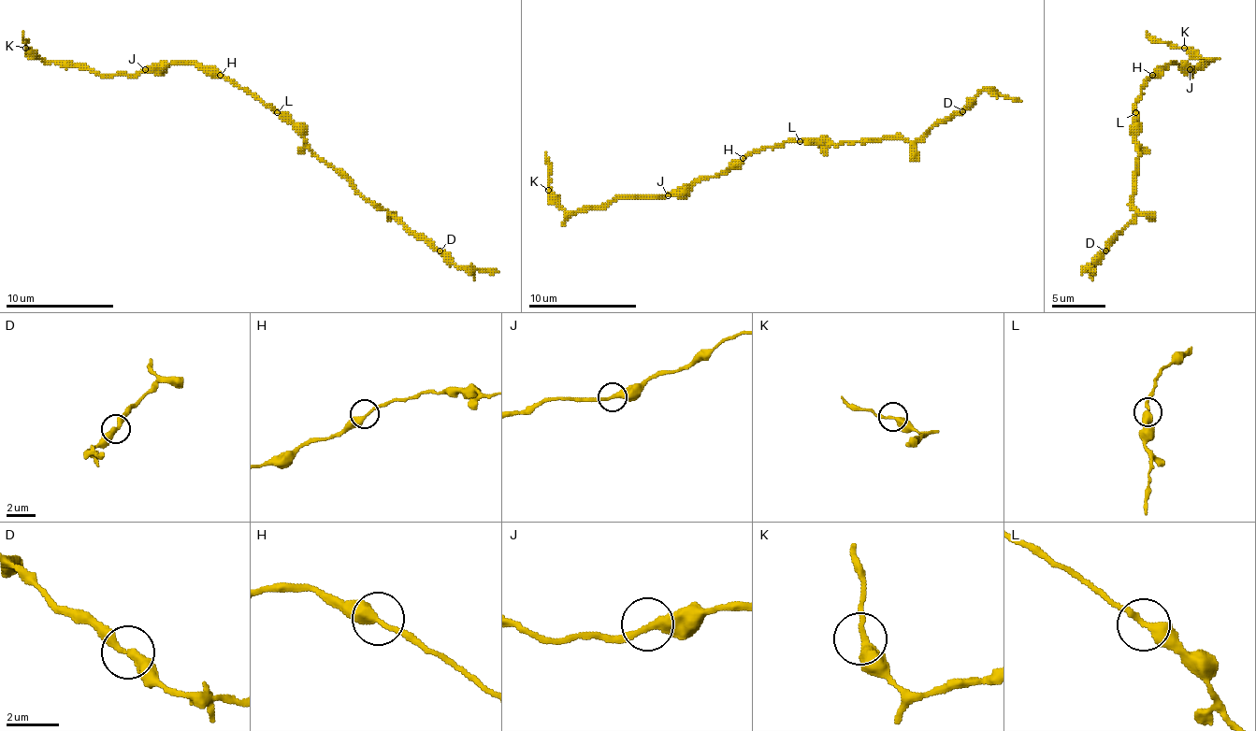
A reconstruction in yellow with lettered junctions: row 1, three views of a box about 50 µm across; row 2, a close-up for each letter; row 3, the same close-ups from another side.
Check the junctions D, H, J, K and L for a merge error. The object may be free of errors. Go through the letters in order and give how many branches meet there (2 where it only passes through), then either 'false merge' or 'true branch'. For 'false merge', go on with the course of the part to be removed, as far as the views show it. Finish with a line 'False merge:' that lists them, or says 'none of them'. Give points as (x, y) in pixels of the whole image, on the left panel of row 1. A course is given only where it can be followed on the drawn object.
D: 2 branches meet; true branch
H: 2 branches meet; true branch
J: 2 branches meet; true branch
K: 2 branches meet; true branch
L: 2 branches meet; true branch
False merge: none of them

